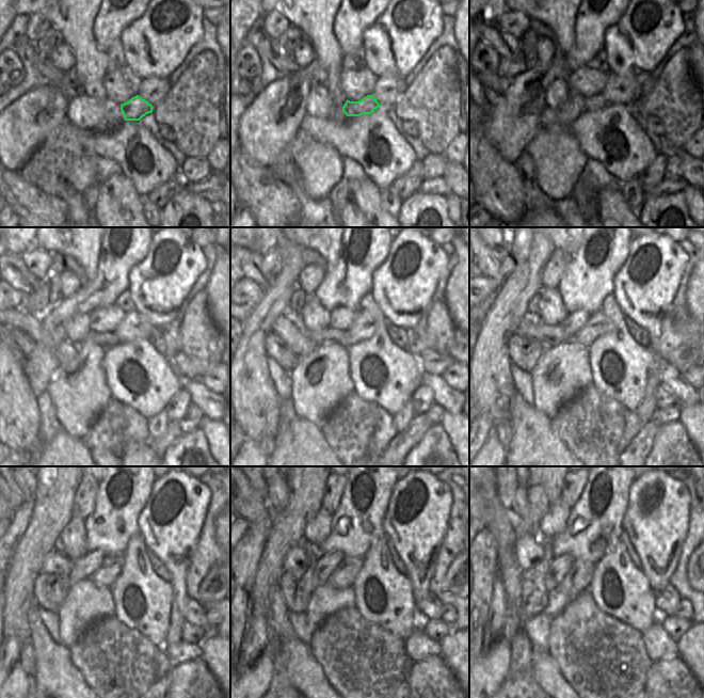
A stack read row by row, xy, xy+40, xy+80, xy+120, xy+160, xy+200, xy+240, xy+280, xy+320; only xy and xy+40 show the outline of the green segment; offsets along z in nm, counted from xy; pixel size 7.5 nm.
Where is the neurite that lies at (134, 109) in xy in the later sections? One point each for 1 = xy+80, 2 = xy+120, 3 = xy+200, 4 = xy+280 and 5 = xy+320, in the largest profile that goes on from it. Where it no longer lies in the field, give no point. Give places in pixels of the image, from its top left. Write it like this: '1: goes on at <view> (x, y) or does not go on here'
1: goes on at xy+80 (596, 102)
2: goes on at xy+120 (107, 339)
3: goes on at xy+200 (531, 326)
4: goes on at xy+280 (296, 558)
5: goes on at xy+320 (529, 552)

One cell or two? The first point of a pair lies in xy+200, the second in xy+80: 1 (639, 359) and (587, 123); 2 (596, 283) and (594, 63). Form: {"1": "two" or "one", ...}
{"1": "one", "2": "two"}

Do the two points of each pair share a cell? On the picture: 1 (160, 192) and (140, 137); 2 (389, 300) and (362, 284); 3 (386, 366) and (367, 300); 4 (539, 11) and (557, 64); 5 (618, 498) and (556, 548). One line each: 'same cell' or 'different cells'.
1: different cells
2: different cells
3: same cell
4: different cells
5: same cell

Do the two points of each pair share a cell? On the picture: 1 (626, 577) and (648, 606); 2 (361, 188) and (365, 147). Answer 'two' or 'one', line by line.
1: one
2: two

